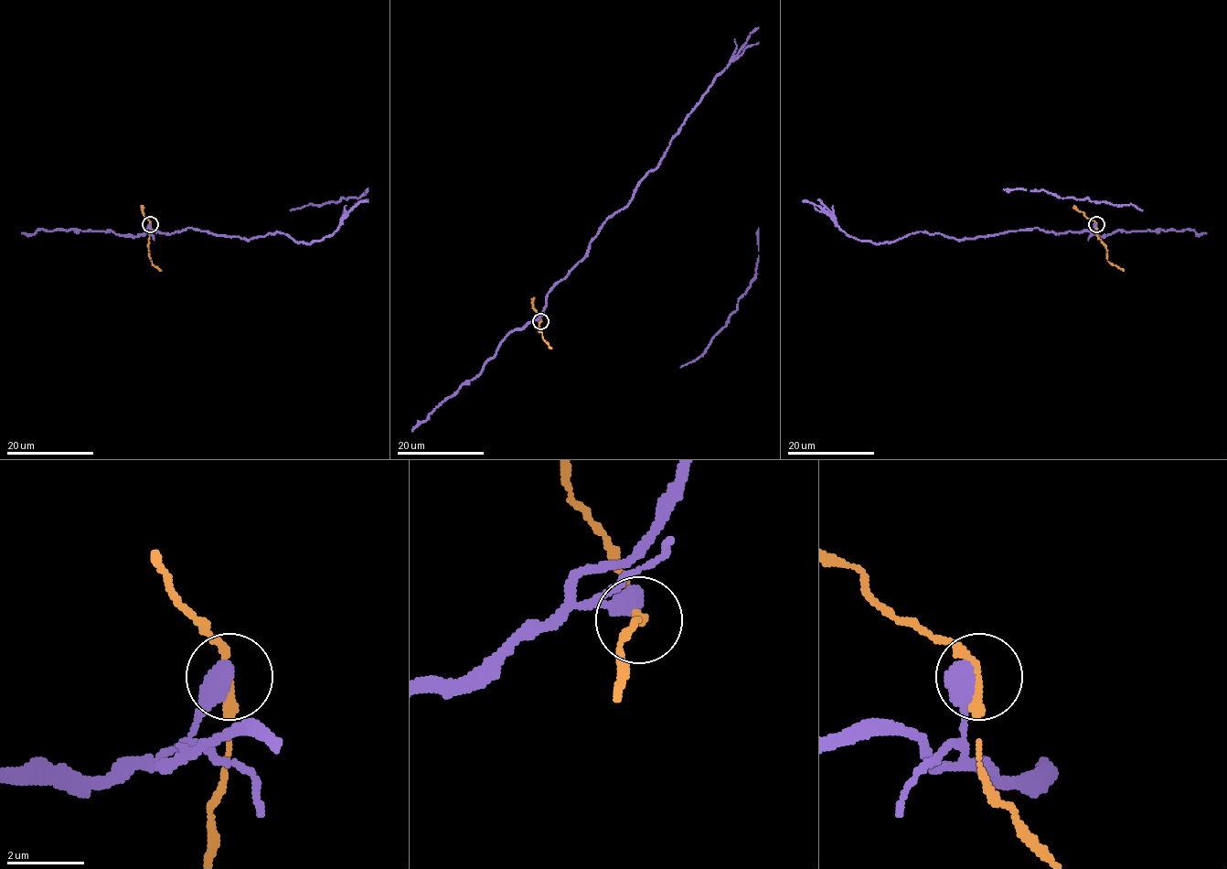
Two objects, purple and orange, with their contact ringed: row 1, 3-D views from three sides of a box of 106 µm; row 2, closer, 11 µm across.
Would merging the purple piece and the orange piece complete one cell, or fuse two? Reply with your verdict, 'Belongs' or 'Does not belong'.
Does not belong

